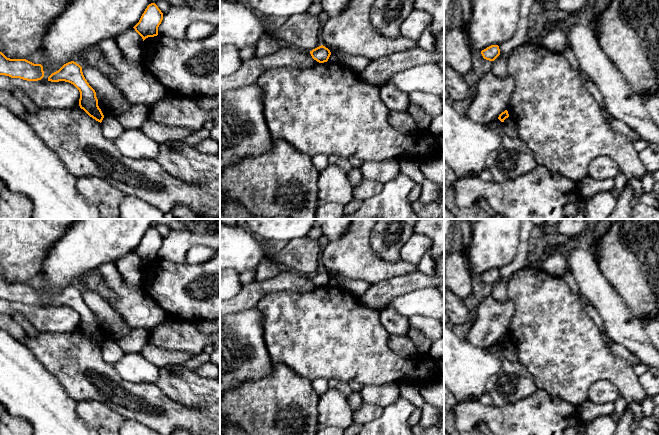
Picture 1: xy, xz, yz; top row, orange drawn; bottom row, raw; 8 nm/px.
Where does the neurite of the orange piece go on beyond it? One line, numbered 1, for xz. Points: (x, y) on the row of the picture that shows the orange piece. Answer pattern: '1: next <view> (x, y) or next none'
1: next none

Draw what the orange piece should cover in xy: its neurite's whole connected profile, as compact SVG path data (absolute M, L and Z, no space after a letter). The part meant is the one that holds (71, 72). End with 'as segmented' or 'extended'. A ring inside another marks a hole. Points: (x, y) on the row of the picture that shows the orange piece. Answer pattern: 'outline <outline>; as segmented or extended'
outline M74 61L64 64L48 77L48 81L65 81L73 84L80 92L80 108L96 121L102 122L104 115L98 106L96 92L85 79L82 67L79 64Z; as segmented

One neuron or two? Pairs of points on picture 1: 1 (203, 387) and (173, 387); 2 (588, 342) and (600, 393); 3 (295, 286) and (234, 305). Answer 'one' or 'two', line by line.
1: one
2: two
3: one

